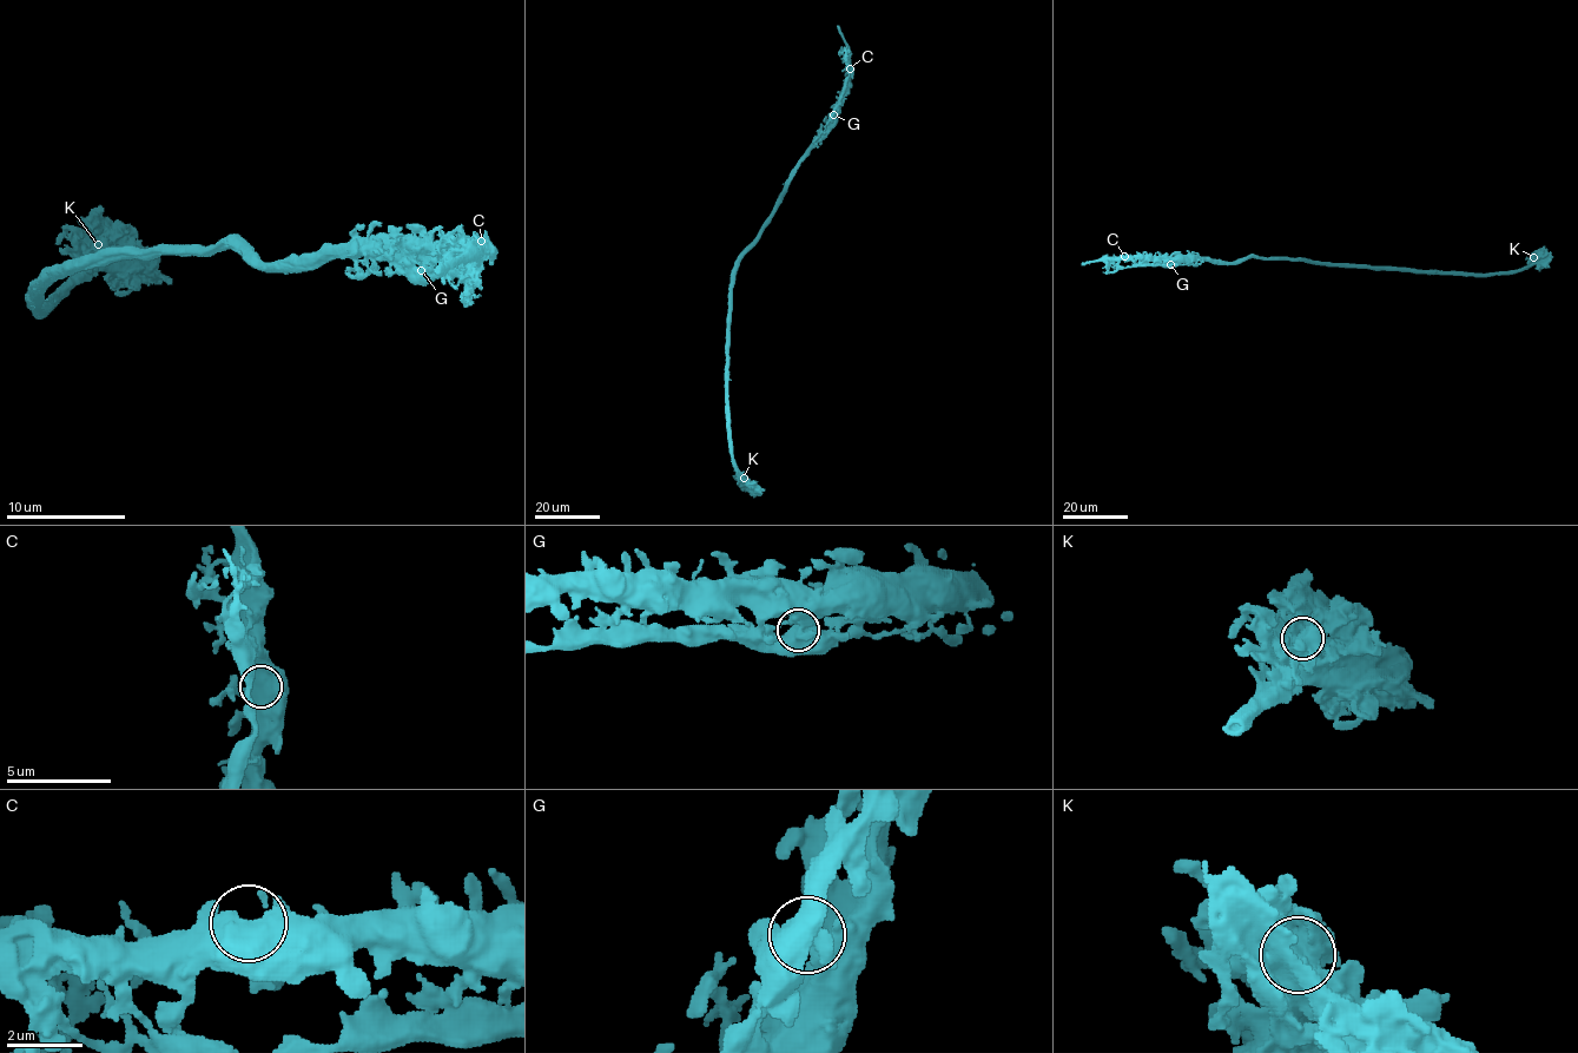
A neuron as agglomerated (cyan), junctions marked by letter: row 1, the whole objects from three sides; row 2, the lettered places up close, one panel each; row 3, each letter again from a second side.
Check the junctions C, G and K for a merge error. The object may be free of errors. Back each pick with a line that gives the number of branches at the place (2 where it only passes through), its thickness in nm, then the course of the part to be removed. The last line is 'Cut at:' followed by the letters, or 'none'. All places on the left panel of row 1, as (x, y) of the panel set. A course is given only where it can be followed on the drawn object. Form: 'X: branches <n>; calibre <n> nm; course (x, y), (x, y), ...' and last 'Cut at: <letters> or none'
Cut at: none

